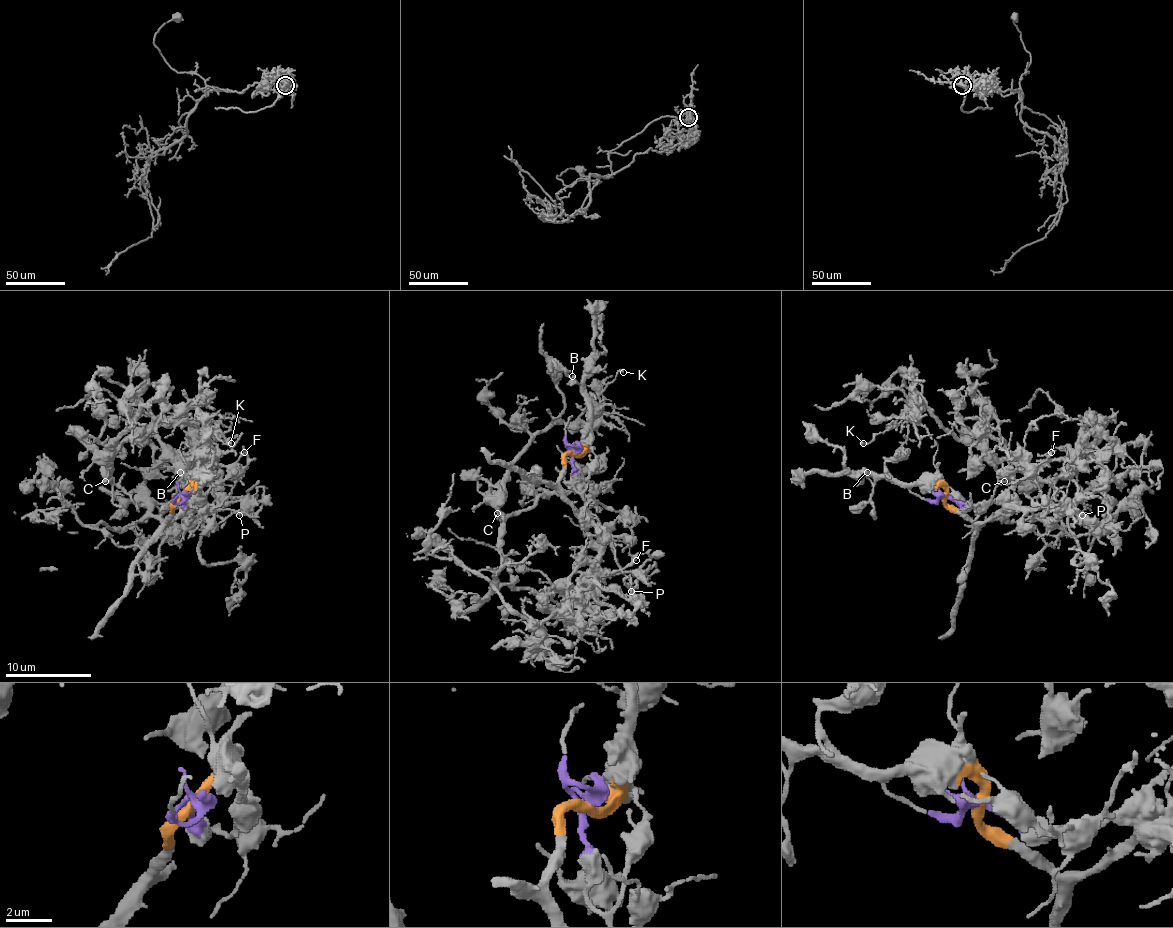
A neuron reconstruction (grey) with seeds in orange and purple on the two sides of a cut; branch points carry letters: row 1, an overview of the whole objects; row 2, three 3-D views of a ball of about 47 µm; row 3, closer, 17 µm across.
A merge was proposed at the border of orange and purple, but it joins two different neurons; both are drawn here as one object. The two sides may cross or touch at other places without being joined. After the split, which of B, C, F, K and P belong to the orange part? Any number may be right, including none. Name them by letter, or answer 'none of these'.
B, P

